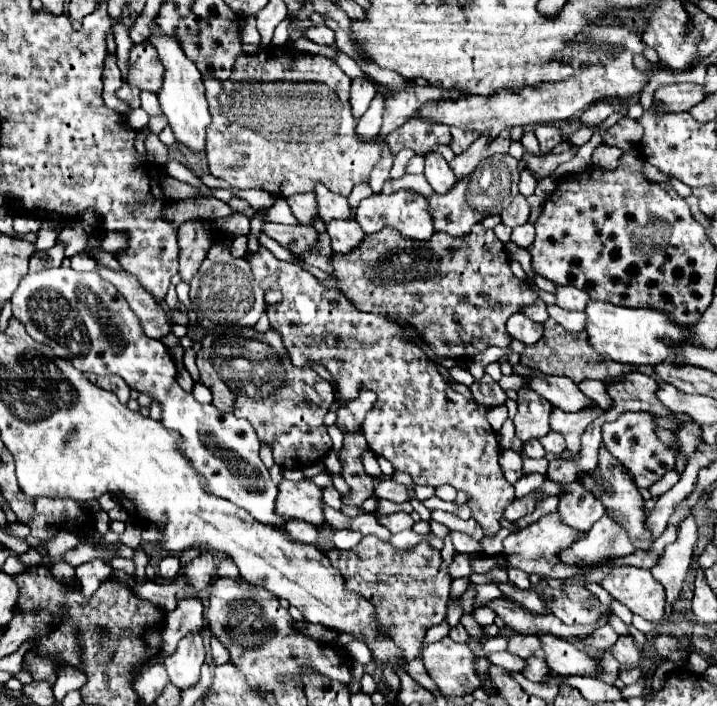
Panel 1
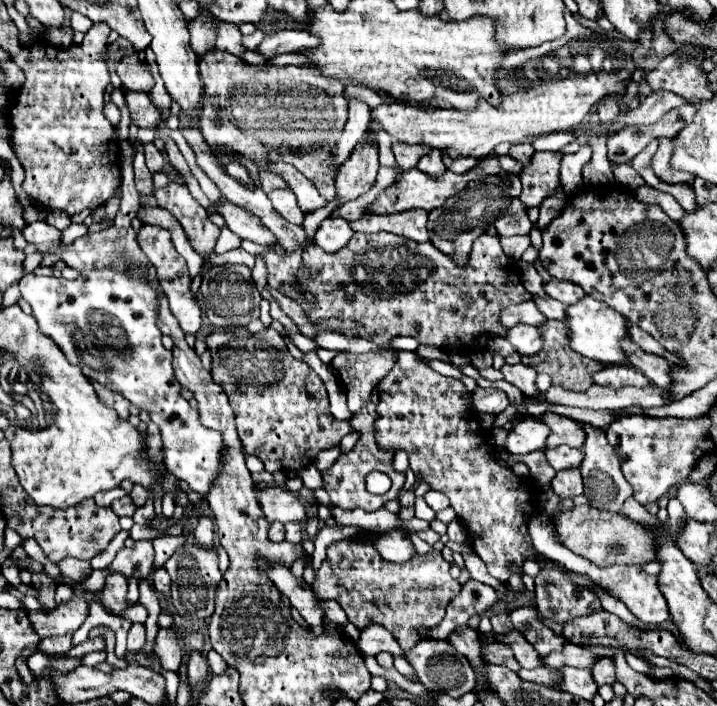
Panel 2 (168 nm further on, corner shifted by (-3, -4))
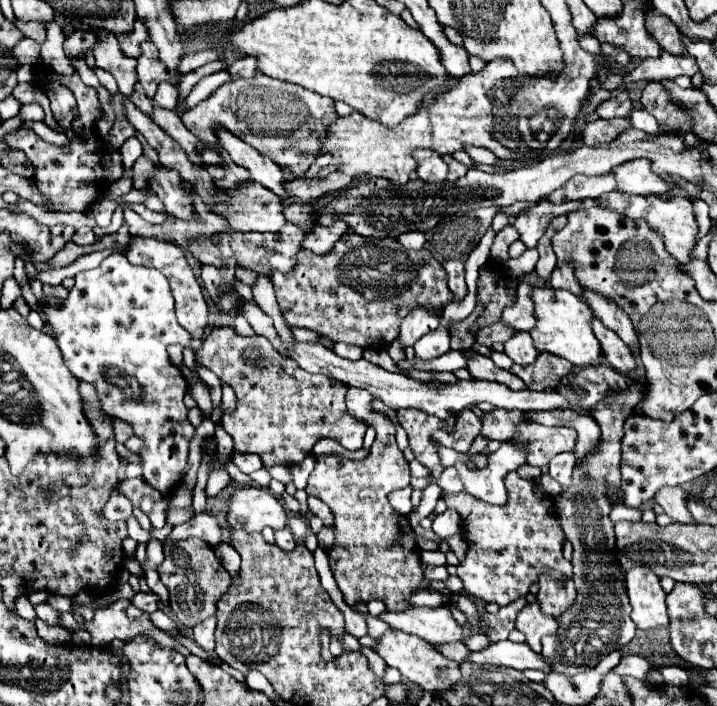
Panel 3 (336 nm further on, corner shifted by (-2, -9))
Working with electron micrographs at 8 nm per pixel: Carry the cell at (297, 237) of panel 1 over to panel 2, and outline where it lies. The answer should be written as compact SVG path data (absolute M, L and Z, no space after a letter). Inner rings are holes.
M226 199L218 201L216 211L224 217L228 229L232 233L236 233L240 239L248 239L248 241L254 241L254 243L260 243L260 245L276 243L276 237L272 235L272 231L268 231L262 225L262 221L256 215L252 215L250 211L242 209L242 207L226 201Z

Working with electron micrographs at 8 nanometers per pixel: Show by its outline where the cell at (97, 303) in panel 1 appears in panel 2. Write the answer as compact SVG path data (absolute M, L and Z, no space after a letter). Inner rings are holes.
M130 263L126 269L88 269L72 281L62 277L24 275L20 279L20 291L22 299L30 303L32 315L38 321L42 333L52 337L60 345L62 353L72 365L80 365L82 373L88 379L98 381L104 387L120 393L130 401L130 405L136 405L150 415L162 435L162 459L166 471L184 481L192 491L206 495L208 485L212 483L212 477L216 477L216 469L220 467L220 449L224 447L224 443L220 433L200 425L198 411L192 409L188 401L180 395L182 387L174 377L172 353L162 347L162 333L156 323L160 295L156 293L156 289L150 287L146 267Z

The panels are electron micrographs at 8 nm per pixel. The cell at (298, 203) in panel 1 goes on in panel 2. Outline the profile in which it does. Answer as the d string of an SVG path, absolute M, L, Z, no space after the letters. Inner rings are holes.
M274 189L268 197L270 197L274 209L276 209L288 223L302 225L302 221L304 221L304 213L302 213L302 209L296 205L296 195L294 195L292 191Z

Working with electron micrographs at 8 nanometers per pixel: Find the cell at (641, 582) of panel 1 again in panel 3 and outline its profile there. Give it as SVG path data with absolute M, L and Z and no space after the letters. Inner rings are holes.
M633 568L625 574L625 590L631 600L631 618L639 630L649 630L669 624L665 592L659 576L651 568Z

